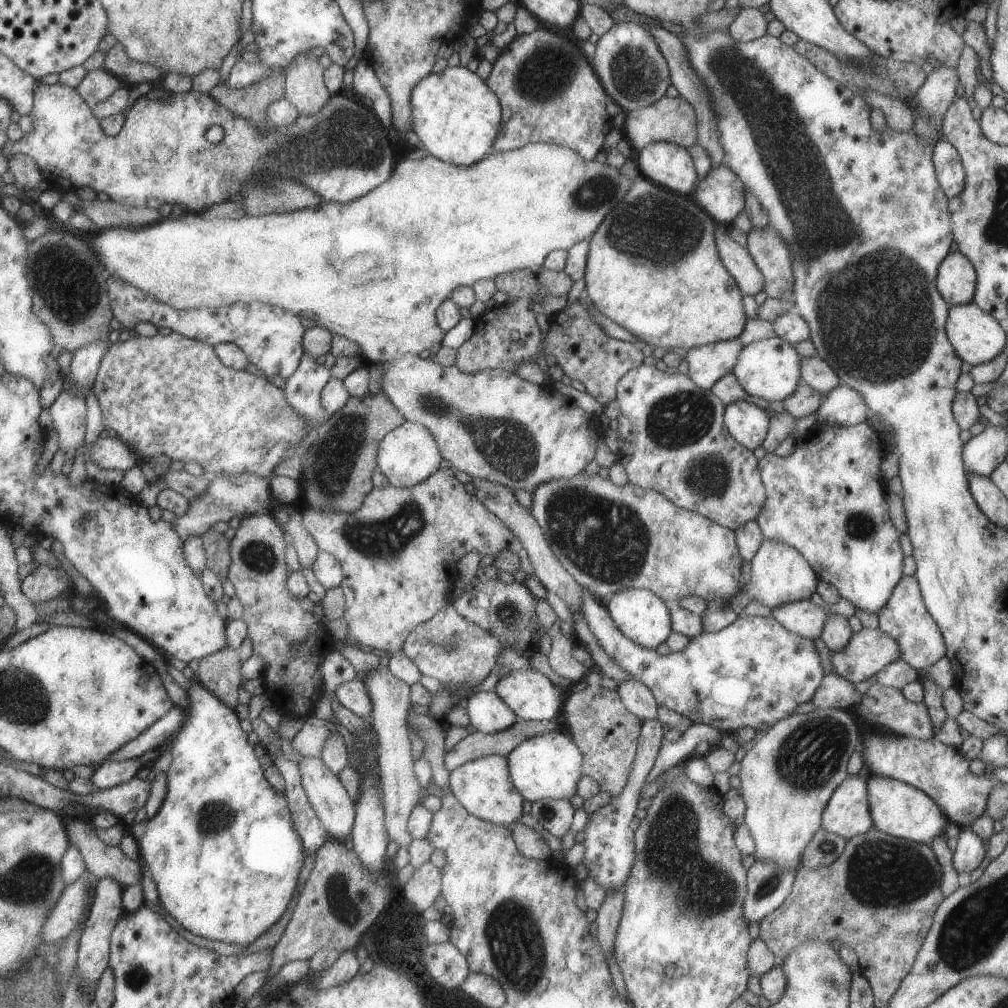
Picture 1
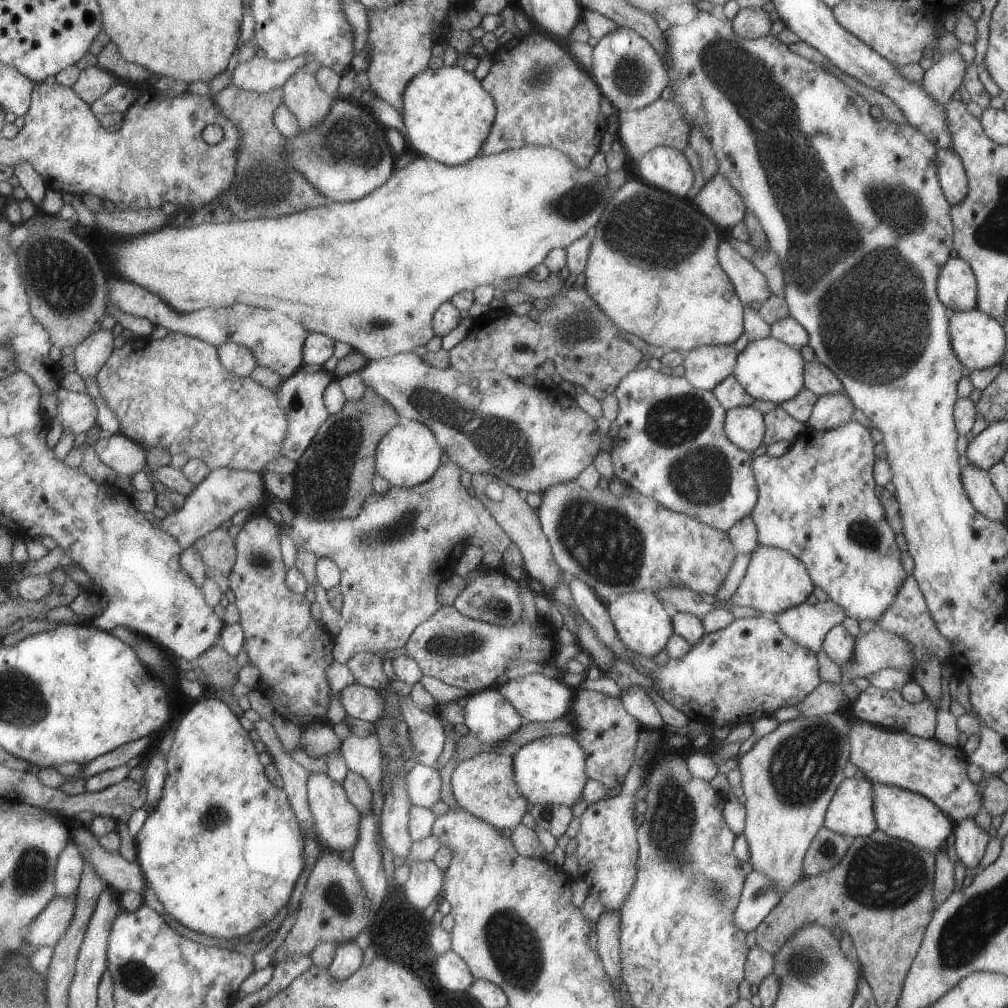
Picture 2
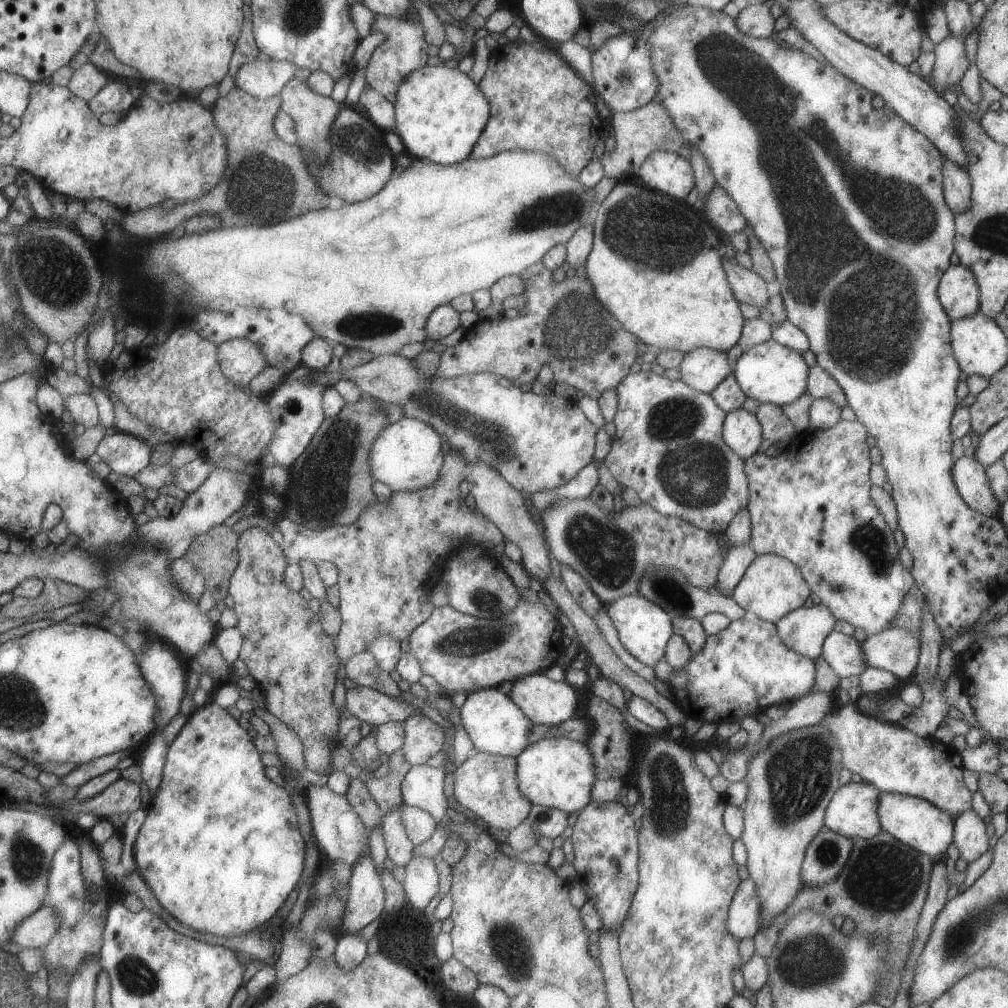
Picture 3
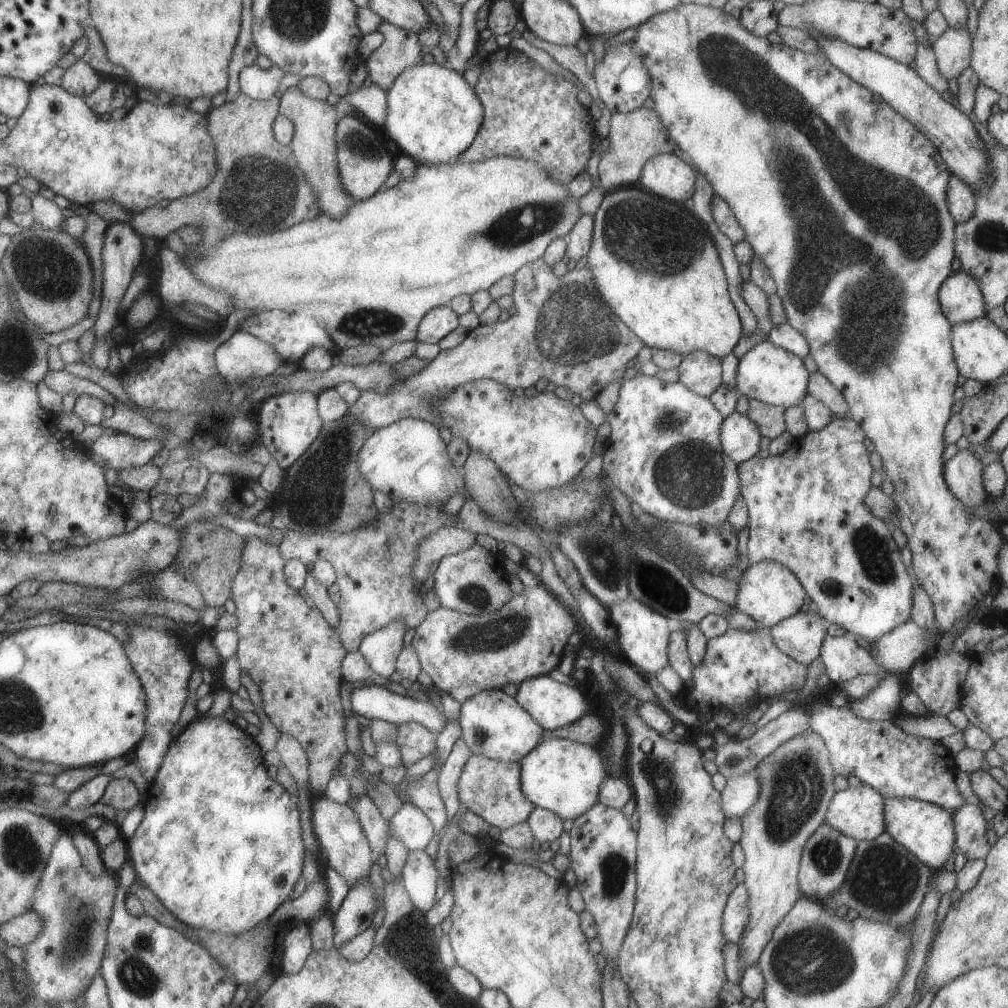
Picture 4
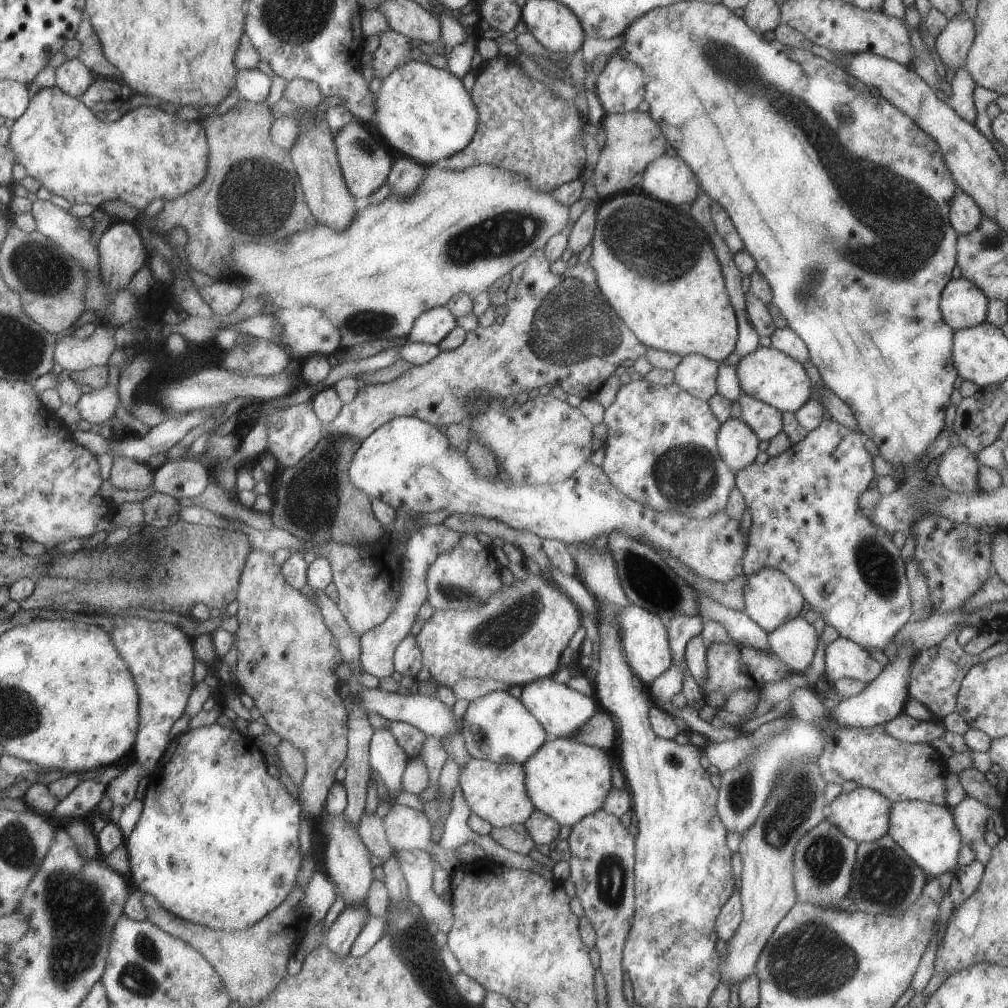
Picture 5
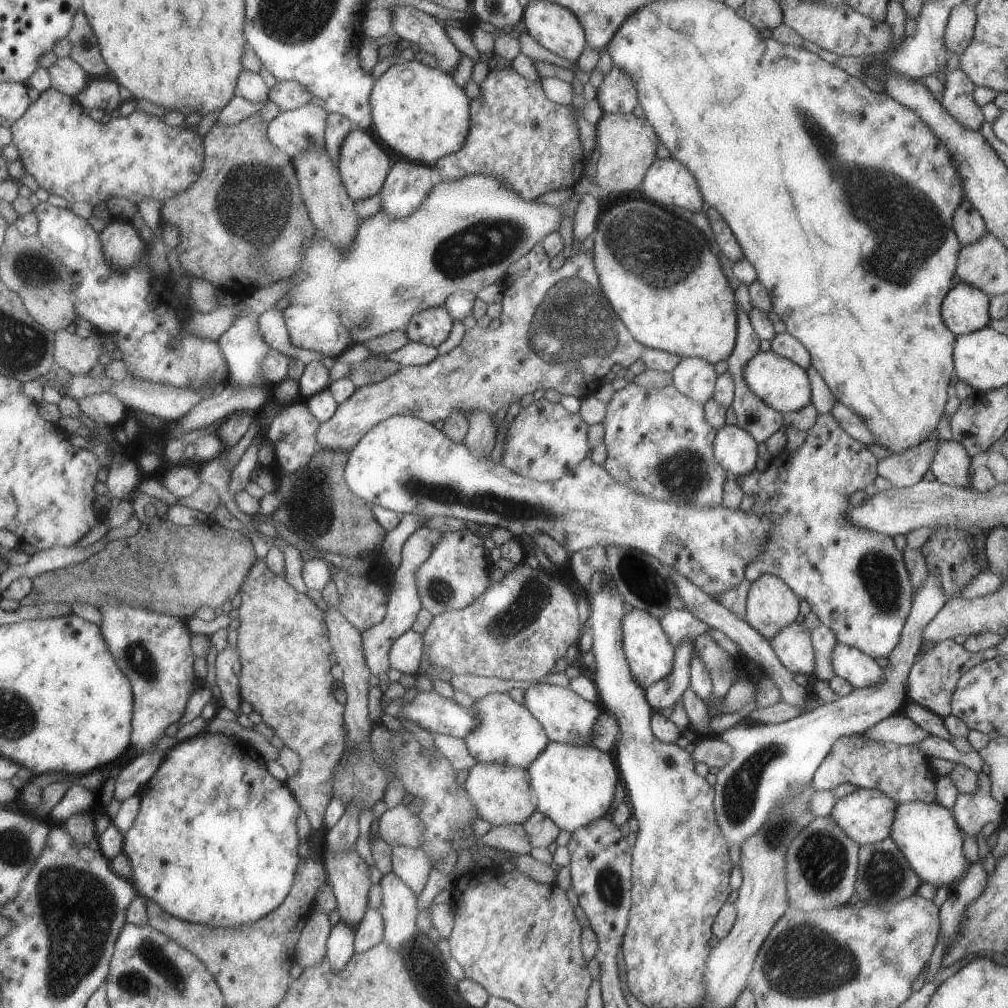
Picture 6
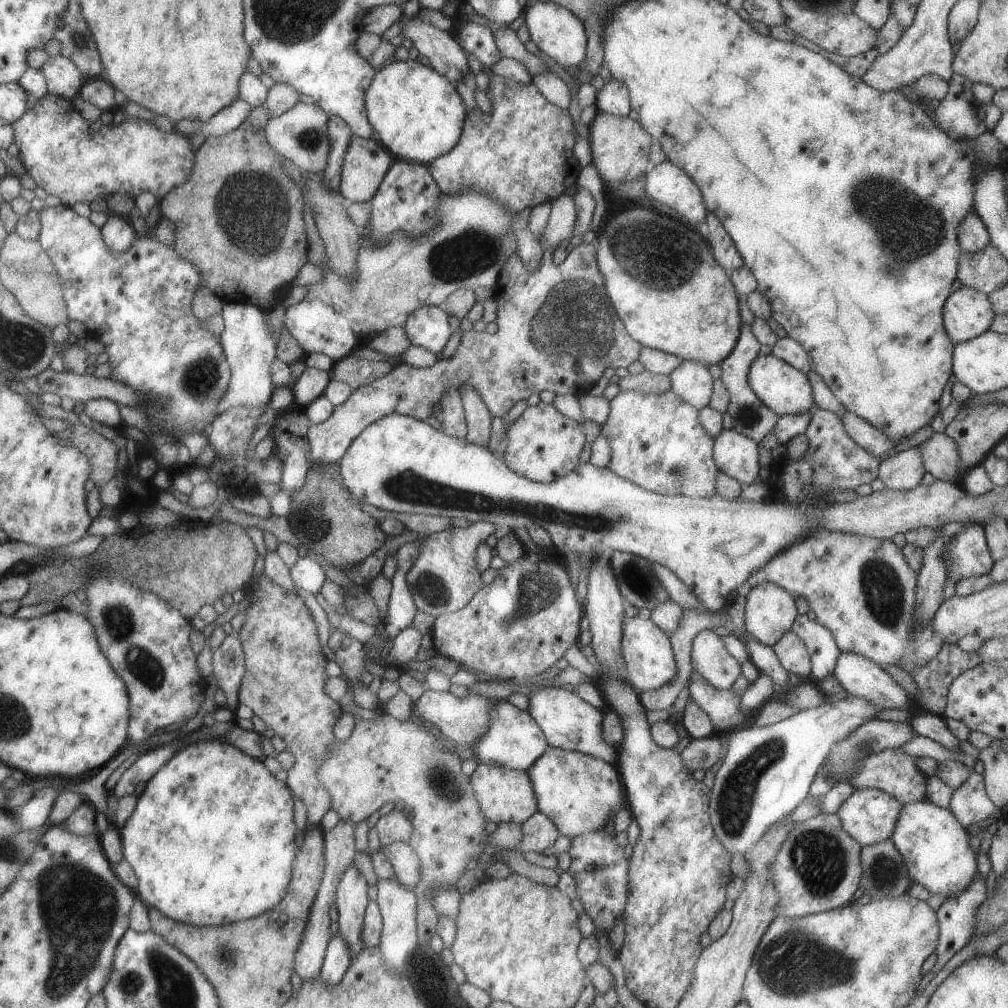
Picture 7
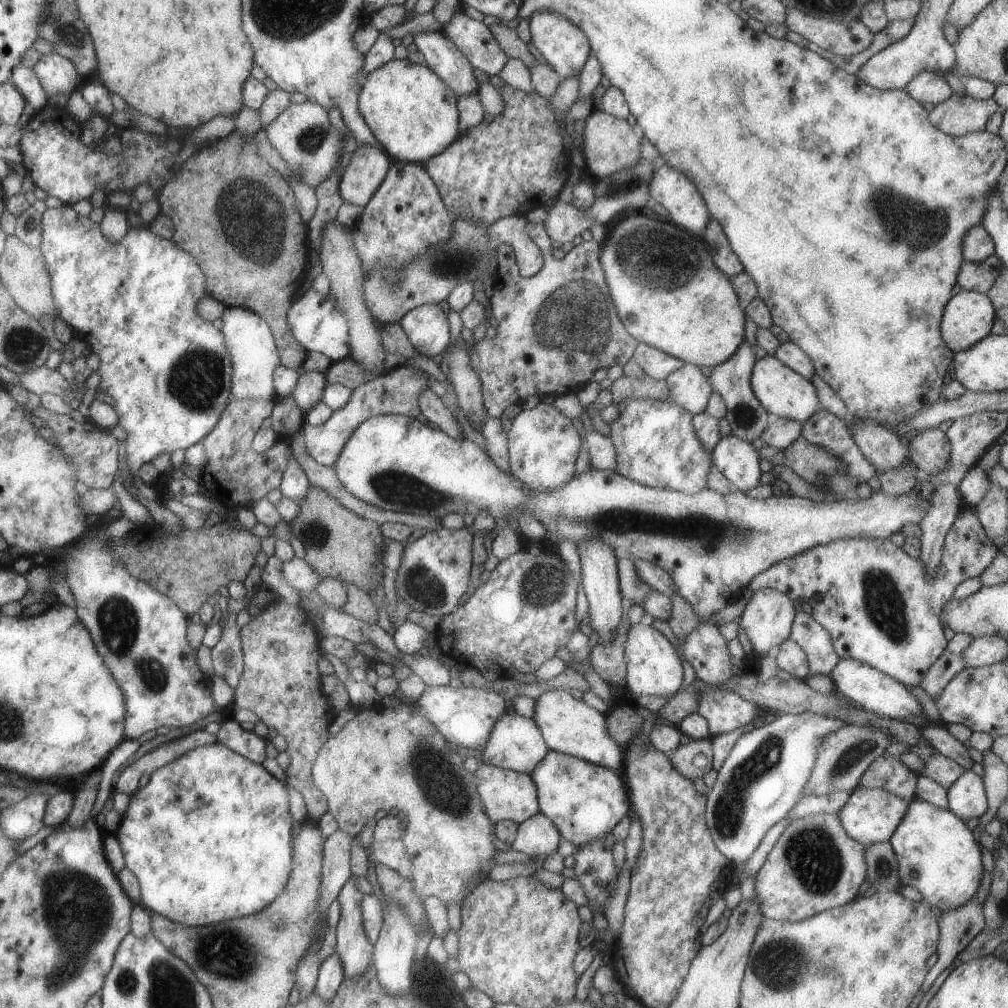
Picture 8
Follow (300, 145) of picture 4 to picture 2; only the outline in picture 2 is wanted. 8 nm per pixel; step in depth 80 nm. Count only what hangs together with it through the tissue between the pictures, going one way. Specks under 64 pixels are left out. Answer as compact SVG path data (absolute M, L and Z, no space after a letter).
M305 68L291 74L280 90L281 104L295 116L299 132L313 130L333 106L334 99L319 88L313 72L305 72Z

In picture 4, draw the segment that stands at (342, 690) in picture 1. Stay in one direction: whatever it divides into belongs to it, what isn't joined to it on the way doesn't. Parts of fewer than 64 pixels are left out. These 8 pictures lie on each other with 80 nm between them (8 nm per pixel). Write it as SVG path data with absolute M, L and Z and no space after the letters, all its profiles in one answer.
M363 685L350 693L352 711L369 720L385 720L395 725L416 722L438 734L445 725L444 716L431 704L402 697L383 687Z

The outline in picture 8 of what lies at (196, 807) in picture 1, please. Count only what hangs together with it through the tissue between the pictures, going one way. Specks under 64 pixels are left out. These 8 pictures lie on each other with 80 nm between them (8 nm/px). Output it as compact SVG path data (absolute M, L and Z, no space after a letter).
M219 741L192 748L185 754L179 755L175 760L154 770L149 775L145 787L138 788L135 794L130 796L127 809L120 817L118 830L114 834L124 854L124 866L138 880L140 904L151 913L156 912L174 923L186 927L200 927L255 914L273 902L283 892L289 878L289 871L292 869L291 824L293 822L288 809L288 792L285 787L285 782L275 779L263 768L261 763L247 760Z

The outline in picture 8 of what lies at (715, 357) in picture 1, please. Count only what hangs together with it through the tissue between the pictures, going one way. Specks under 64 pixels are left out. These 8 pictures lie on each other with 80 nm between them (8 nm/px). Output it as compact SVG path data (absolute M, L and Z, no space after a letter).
M683 363L680 369L670 372L664 379L671 401L692 416L705 410L712 386L697 365Z

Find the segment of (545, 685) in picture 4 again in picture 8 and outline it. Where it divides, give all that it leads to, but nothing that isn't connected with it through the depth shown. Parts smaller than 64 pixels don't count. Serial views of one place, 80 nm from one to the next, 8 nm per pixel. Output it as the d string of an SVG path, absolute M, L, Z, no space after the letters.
M561 689L543 692L533 700L532 719L541 731L548 750L582 758L591 764L620 772L623 769L624 748L616 743L607 732L605 713L599 713L582 699L575 699Z

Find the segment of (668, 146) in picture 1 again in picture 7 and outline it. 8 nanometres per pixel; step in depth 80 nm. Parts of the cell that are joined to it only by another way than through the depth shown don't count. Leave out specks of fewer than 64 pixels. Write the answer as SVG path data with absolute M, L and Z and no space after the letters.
M665 160L652 165L643 177L648 199L666 204L683 218L683 222L695 224L704 220L707 208L699 188L675 164Z

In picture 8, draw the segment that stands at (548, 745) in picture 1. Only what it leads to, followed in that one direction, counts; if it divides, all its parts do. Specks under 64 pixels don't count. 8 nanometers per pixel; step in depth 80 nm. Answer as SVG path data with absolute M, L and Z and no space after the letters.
M548 750L529 776L536 788L538 812L547 816L556 826L561 839L568 840L574 846L595 839L603 839L607 832L611 832L620 818L631 814L628 792L625 789L623 780L619 778L619 772L607 767L591 764L591 762L584 761L576 756Z

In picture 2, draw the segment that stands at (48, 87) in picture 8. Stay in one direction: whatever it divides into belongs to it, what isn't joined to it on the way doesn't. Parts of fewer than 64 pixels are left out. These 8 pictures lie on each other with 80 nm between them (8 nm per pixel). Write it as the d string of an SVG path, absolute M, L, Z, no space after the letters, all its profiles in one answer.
M94 65L81 70L70 89L80 100L91 105L99 96L103 96L115 82L117 78L113 74L108 74Z

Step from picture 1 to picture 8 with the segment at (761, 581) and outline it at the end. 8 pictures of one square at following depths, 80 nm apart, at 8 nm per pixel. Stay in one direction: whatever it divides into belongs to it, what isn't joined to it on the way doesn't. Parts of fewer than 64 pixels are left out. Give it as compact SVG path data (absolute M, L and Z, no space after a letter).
M764 588L752 591L740 614L740 624L752 644L752 649L763 656L777 650L777 646L788 638L795 613L793 601L787 594L777 589Z

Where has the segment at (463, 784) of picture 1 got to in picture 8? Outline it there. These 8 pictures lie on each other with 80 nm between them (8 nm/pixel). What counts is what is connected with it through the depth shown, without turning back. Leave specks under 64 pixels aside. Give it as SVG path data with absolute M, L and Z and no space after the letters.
M479 763L472 774L476 780L476 789L480 796L483 810L491 822L504 820L513 821L515 824L523 822L526 818L538 812L536 788L527 773L502 769L485 763Z

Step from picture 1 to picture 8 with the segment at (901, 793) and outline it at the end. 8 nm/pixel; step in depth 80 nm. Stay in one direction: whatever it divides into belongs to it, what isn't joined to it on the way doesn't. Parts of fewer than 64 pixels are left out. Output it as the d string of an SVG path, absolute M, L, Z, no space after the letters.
M914 798L909 802L905 814L895 827L888 840L898 862L898 875L901 886L912 886L921 894L924 904L934 906L940 911L954 909L975 895L982 876L980 845L975 844L971 831L956 814L948 808L942 809L930 802Z

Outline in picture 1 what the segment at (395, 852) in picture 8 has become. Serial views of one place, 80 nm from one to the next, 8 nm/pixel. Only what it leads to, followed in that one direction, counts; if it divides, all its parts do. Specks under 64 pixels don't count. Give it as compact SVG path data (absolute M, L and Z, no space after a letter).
M431 861L413 869L412 876L401 888L406 901L421 912L429 908L435 902L435 898L440 895L441 875L440 869Z

